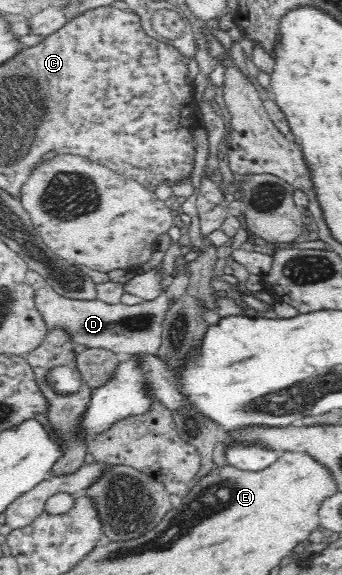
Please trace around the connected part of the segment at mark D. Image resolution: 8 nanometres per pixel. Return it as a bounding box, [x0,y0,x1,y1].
[26,268,190,356]

